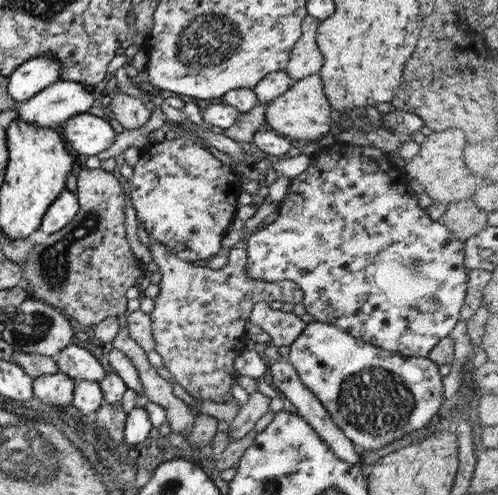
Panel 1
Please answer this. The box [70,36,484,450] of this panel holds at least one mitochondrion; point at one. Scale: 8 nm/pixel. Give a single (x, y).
(372, 401)

